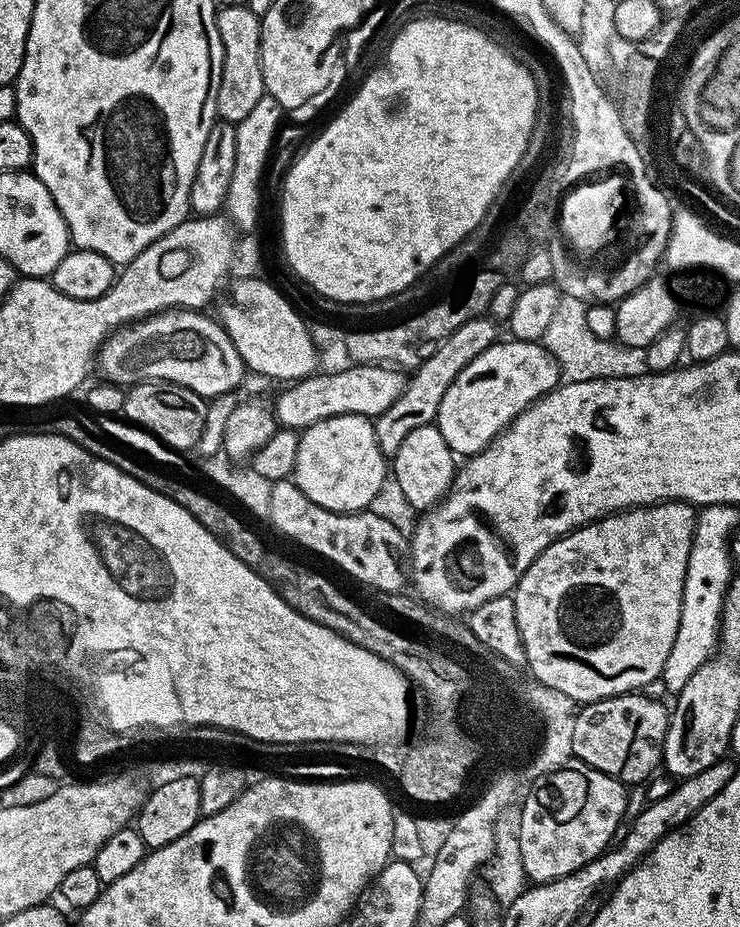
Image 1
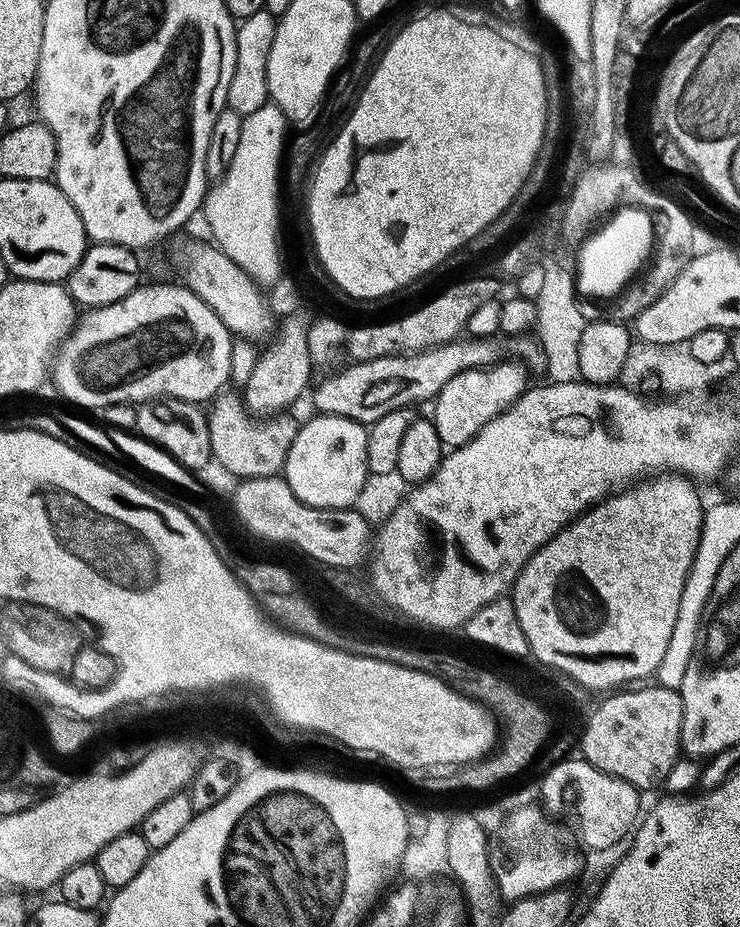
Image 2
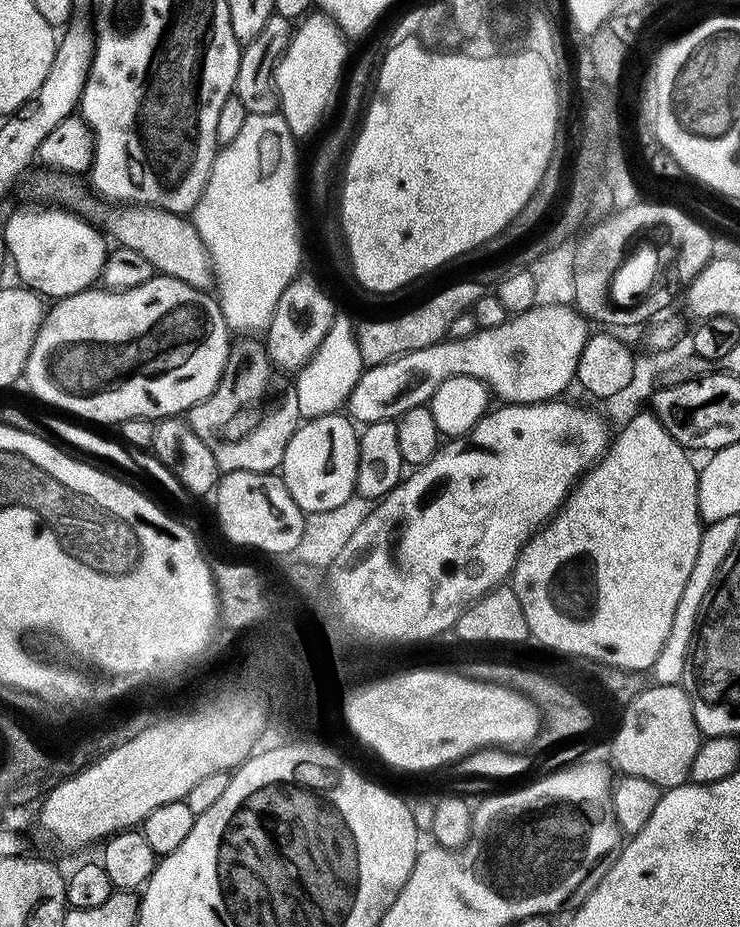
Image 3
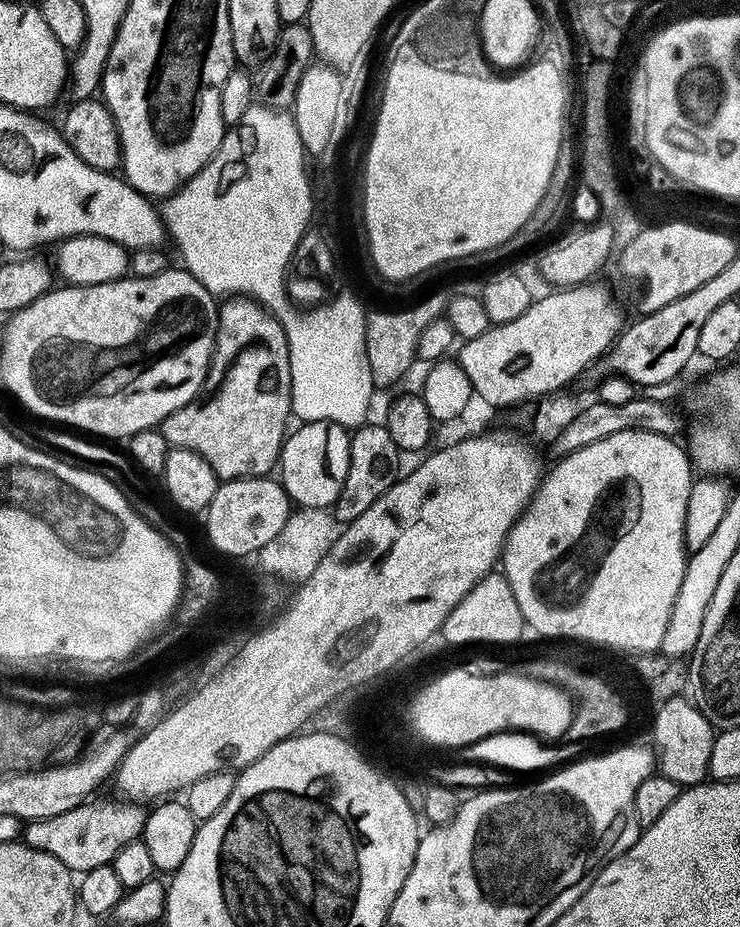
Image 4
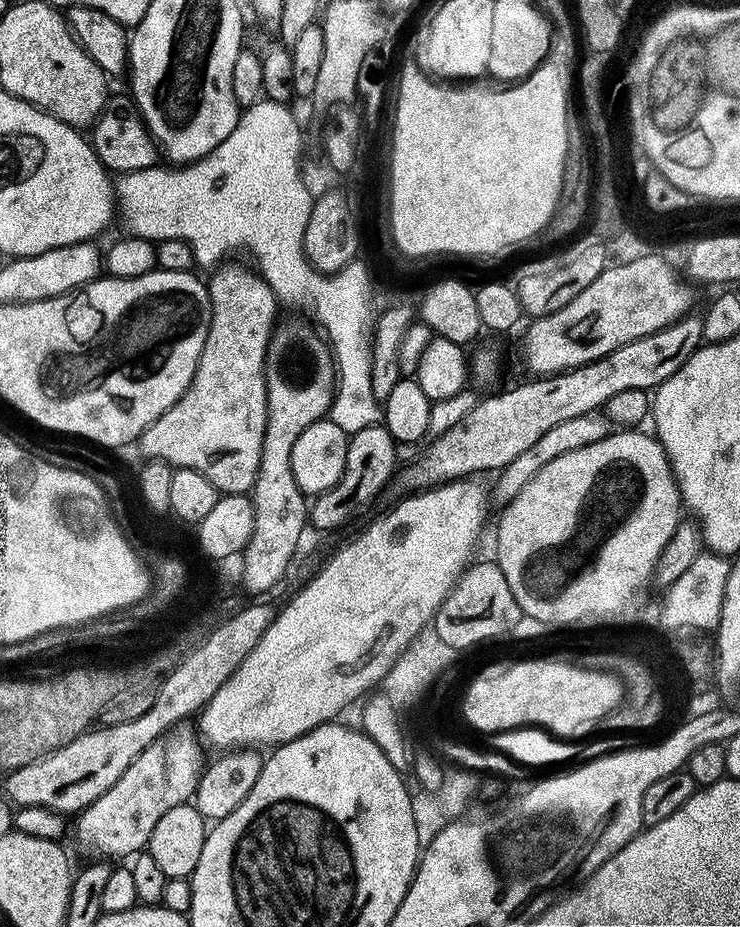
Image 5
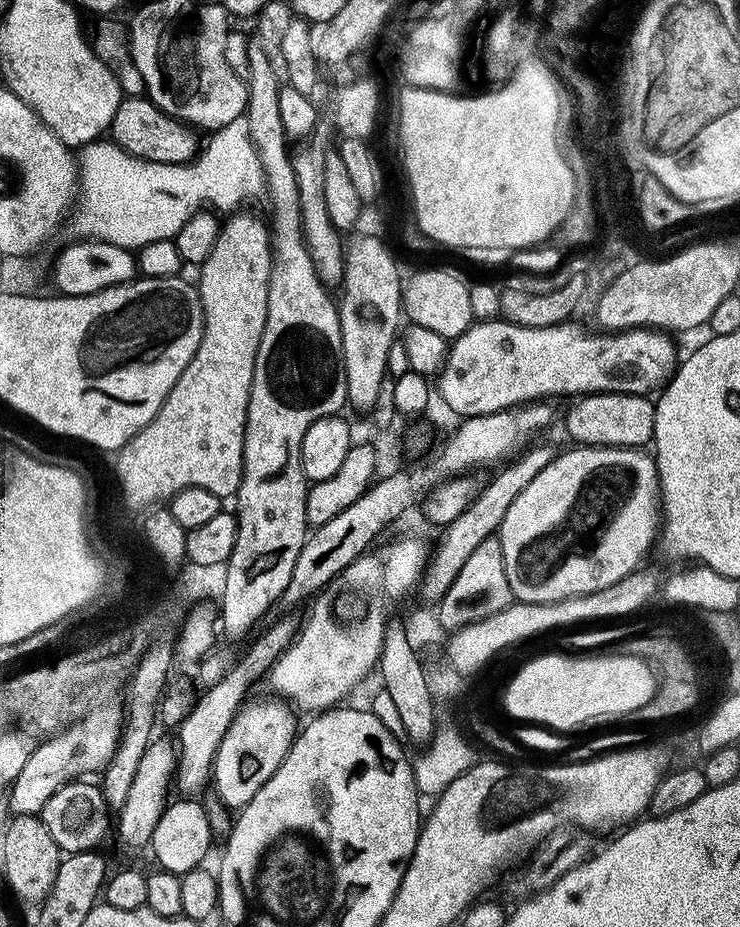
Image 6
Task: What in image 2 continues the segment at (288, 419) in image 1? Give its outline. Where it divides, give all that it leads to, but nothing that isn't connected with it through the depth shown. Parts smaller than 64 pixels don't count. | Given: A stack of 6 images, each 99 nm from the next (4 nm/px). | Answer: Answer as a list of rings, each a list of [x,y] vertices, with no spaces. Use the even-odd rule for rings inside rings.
[[[457,338],[449,344],[439,344],[436,348],[425,348],[422,352],[414,352],[402,356],[387,356],[374,358],[370,362],[349,363],[349,368],[333,374],[329,380],[324,380],[316,388],[312,396],[312,404],[317,413],[325,416],[341,416],[350,418],[365,426],[371,426],[375,420],[382,418],[382,414],[390,414],[390,410],[412,408],[423,400],[435,401],[436,395],[443,390],[446,382],[458,374],[468,372],[471,368],[483,368],[497,363],[496,348],[491,339]]]

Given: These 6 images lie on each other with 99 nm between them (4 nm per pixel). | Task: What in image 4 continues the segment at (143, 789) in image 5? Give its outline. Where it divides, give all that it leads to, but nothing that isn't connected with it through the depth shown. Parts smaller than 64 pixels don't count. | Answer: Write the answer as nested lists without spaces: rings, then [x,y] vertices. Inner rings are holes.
[[[136,802],[120,803],[124,804],[116,804],[113,808],[108,804],[89,803],[57,817],[29,820],[22,828],[22,842],[34,850],[42,850],[58,858],[58,862],[62,862],[62,866],[74,874],[106,866],[112,863],[122,846],[141,839],[144,830],[145,809],[140,809],[143,807]]]

